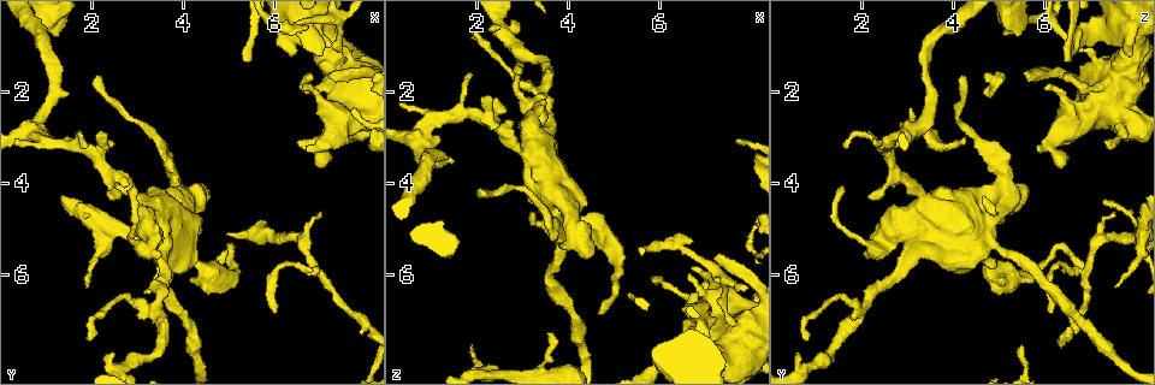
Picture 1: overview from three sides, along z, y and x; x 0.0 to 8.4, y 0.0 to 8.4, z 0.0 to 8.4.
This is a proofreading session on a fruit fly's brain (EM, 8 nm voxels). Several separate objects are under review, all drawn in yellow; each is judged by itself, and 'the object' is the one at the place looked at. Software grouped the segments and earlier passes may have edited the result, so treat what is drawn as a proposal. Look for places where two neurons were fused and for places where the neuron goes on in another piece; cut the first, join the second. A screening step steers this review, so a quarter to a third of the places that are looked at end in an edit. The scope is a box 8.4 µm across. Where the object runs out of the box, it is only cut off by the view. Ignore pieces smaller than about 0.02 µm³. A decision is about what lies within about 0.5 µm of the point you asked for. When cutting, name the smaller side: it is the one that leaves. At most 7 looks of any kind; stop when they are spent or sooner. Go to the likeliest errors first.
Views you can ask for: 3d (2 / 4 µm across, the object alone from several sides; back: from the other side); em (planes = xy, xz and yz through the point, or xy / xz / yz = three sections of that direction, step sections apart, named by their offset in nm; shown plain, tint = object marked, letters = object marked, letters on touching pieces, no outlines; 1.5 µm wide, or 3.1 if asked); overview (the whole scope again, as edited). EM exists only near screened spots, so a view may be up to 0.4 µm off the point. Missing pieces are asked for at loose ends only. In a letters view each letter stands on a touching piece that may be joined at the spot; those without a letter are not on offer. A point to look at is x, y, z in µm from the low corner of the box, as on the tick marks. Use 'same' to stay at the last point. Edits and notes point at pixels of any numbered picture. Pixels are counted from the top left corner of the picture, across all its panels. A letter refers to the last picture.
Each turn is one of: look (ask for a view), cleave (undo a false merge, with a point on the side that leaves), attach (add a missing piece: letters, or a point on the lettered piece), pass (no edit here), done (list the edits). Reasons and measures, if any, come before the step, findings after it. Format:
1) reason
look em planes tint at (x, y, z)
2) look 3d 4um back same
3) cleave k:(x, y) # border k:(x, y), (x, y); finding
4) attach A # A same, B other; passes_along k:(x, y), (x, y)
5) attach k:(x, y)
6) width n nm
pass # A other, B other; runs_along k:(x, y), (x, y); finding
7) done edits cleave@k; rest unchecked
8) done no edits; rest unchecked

thin end
look em planes plain at (1.90, 6.20, 7.50)

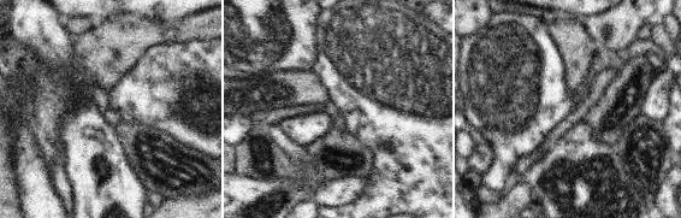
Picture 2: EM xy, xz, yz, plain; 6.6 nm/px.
what lies round it
look em planes letters same

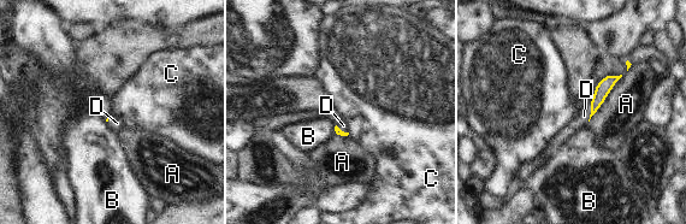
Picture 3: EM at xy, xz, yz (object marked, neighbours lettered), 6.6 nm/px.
attach D # A other, B other, C other, D same; passes_along 3:(604, 86), (591, 113), (584, 116); the neuron continues

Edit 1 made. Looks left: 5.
see it whole again
look overview

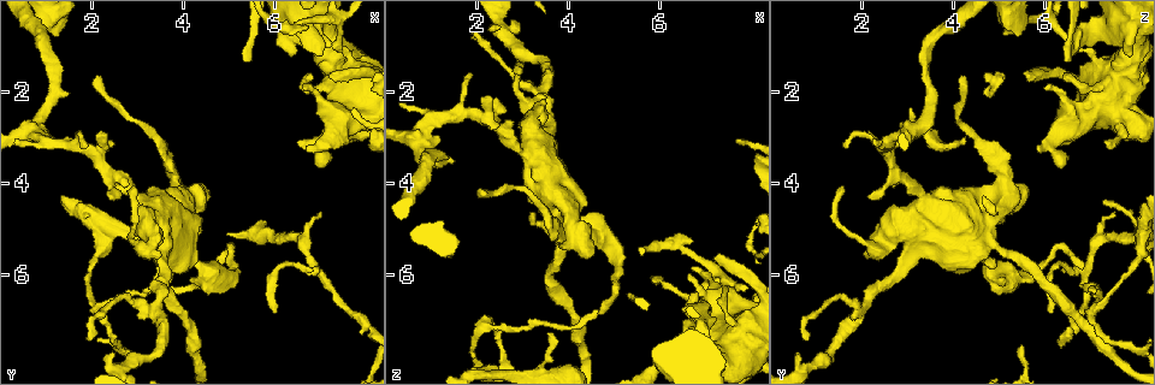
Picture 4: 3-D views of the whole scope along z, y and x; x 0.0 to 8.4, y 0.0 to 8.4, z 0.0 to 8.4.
sudden change in width
look 3d 2um at (5.10, 5.95, 5.65)

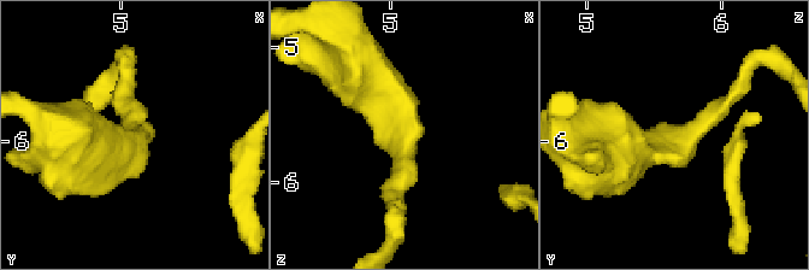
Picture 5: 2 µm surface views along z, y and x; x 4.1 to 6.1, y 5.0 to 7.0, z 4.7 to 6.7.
look em planes letters at (5.10, 5.96, 5.70)

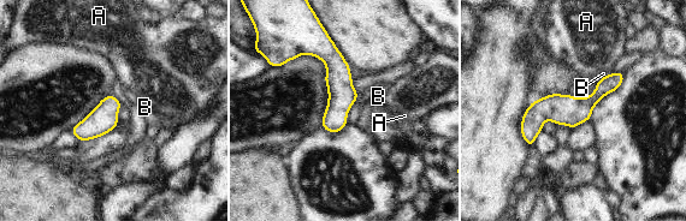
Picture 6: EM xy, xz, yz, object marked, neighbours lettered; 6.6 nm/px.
longest_contact B 80 nm
pass # A other, B other; border 6:(359, 93), (354, 102); one neuron here

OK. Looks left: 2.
done edits attach@3; rest unchecked

